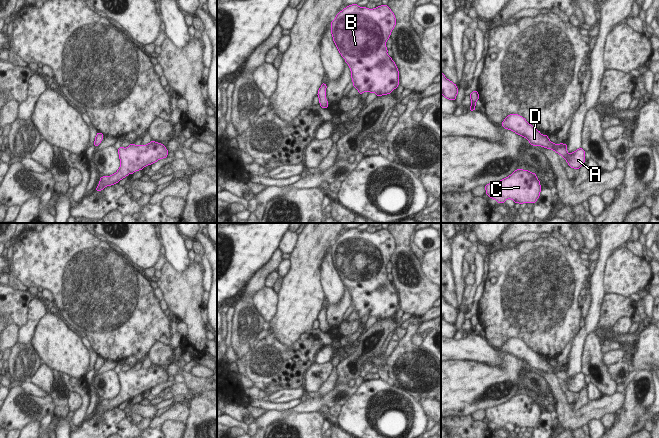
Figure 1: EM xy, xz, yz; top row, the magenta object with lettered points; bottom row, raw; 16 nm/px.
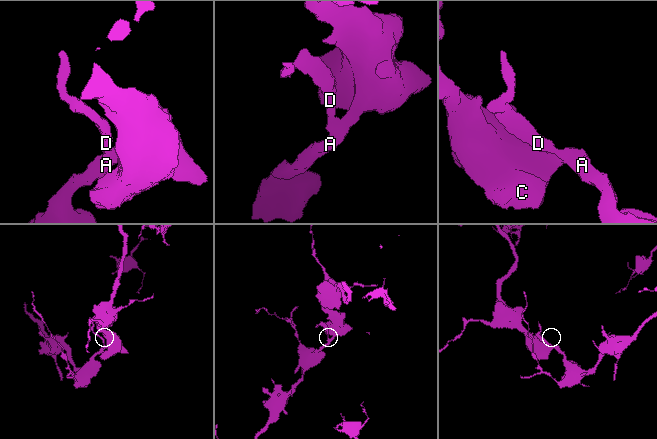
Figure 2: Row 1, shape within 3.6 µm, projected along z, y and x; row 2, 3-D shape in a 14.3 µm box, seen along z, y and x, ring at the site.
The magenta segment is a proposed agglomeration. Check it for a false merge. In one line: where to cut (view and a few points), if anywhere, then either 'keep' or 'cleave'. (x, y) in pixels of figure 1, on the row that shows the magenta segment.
no cut | keep

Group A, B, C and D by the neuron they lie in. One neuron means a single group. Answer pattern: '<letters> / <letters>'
A B C D

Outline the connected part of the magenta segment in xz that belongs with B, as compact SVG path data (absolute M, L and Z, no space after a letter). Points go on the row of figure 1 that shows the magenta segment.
M349 5L331 22L333 41L351 70L353 86L359 94L368 91L378 96L391 94L399 85L399 72L395 62L387 55L386 41L396 24L395 15L388 5L374 9Z

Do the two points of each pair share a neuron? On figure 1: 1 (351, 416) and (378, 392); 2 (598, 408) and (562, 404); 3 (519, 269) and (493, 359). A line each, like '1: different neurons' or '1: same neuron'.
1: same neuron
2: same neuron
3: different neurons

